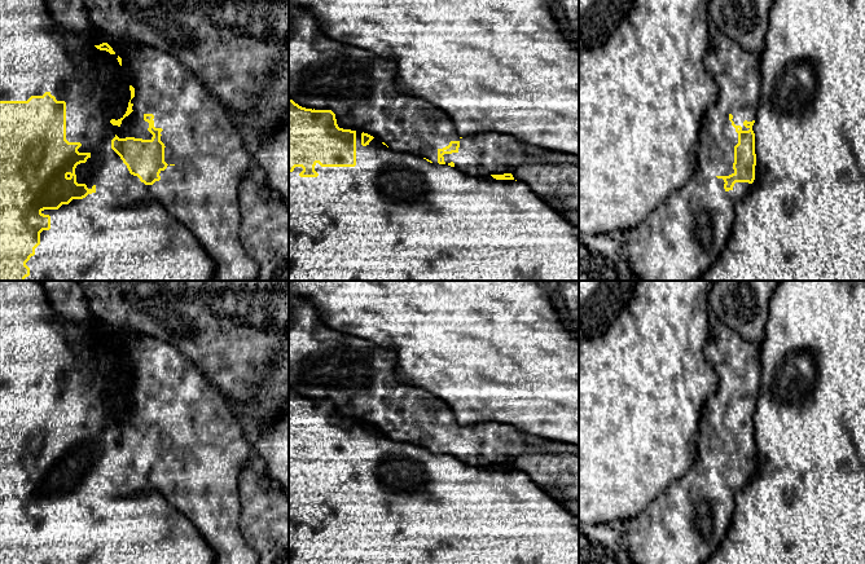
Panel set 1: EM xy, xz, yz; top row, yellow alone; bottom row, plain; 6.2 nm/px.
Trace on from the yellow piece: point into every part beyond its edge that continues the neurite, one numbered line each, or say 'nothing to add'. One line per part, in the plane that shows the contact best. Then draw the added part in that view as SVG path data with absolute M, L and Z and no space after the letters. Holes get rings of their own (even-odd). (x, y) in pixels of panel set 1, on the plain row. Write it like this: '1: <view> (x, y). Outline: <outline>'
1: xy (121, 519). Outline: M0 281L0 391L27 391L31 385L43 385L49 382L57 391L66 392L66 429L69 432L80 432L79 442L89 442L85 453L75 458L76 472L85 473L88 479L96 476L96 481L83 489L73 489L69 494L62 494L58 499L44 499L41 503L51 506L51 519L40 523L40 534L35 538L35 545L30 547L26 555L30 564L215 564L215 552L207 545L196 526L181 516L164 497L155 489L144 472L137 466L129 463L120 446L111 439L111 429L118 426L120 417L113 415L111 409L120 409L127 401L131 389L131 370L120 354L107 347L78 325L63 320L51 304L47 292L40 281Z

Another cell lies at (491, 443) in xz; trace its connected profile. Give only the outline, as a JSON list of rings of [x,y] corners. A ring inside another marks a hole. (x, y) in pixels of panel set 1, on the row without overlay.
[[[497,422],[462,427],[458,441],[443,446],[445,454],[453,451],[457,459],[473,466],[513,463],[518,455],[531,449],[523,432]]]

